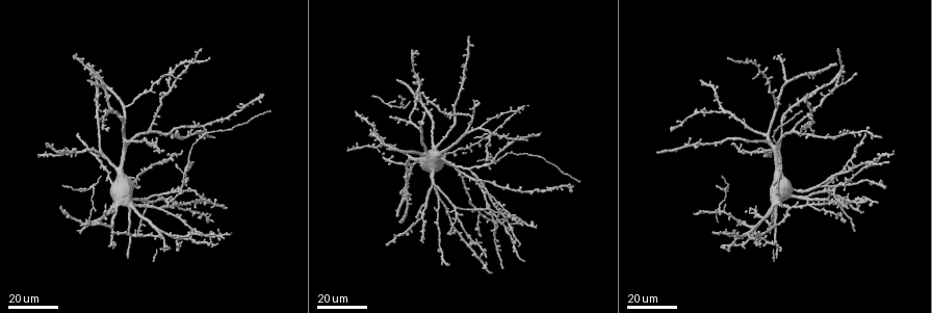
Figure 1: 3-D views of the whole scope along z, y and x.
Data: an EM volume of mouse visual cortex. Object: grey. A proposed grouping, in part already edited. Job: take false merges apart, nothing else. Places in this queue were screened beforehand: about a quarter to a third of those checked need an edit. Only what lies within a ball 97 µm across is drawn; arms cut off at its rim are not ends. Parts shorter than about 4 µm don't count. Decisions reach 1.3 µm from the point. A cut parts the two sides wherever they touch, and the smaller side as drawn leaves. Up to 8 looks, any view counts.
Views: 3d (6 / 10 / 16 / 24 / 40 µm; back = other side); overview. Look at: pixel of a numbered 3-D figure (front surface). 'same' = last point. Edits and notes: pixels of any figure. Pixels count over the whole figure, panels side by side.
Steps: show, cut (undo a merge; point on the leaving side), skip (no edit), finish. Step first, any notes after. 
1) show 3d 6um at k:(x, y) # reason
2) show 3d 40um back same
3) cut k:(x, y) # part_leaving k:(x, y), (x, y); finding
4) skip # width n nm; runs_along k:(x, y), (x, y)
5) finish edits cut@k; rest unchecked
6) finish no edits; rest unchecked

show 3d 24um at 1:(172, 71) # thin arm on a thick one

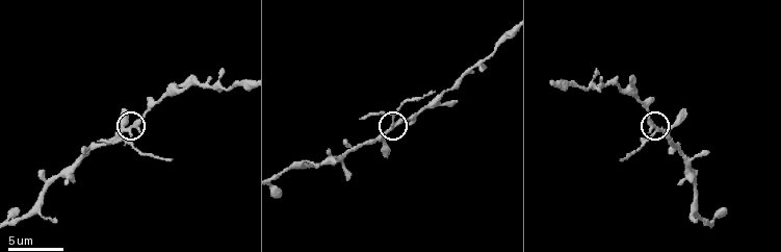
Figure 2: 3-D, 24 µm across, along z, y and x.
show 3d 6um at 2:(655, 127)

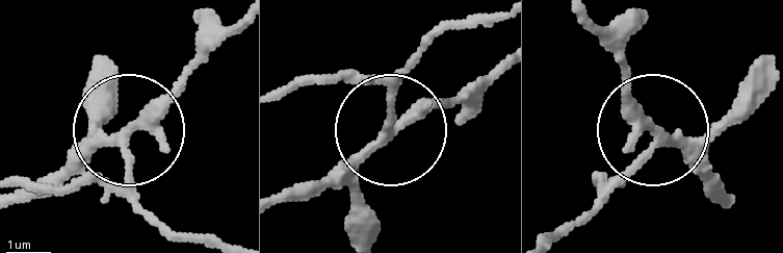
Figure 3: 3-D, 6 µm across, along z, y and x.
cut 3:(101, 201) # part_leaving 3:(126, 157), (129, 187), (159, 221), (215, 243); a second cell is stuck on

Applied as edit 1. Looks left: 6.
show overview # redraw

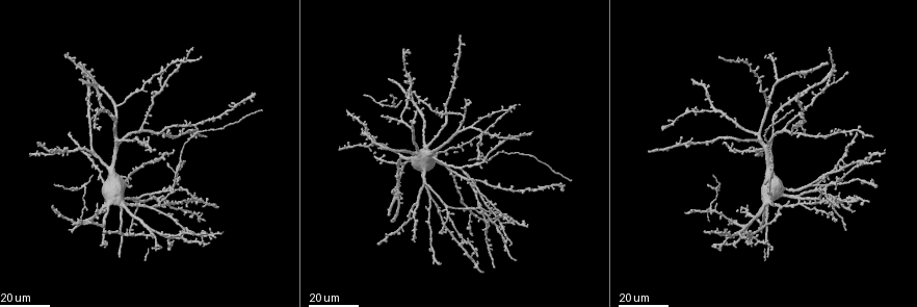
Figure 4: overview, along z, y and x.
show 3d 24um at 4:(160, 133) # four or more arms meet

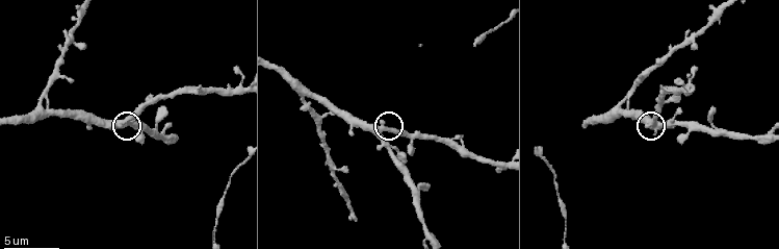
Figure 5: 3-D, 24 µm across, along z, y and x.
show 3d 6um at 5:(660, 125)

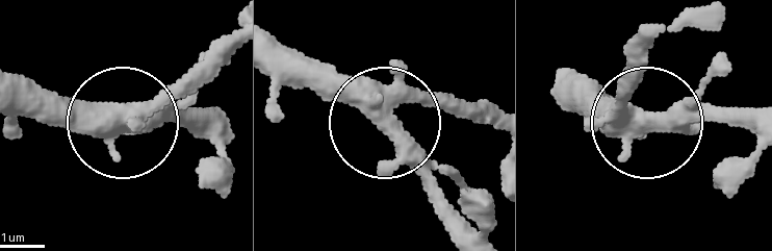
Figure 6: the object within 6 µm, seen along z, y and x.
skip # width 420 nm; all the same cell

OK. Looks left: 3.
show 3d 16um at 4:(403, 120) # four-way junction

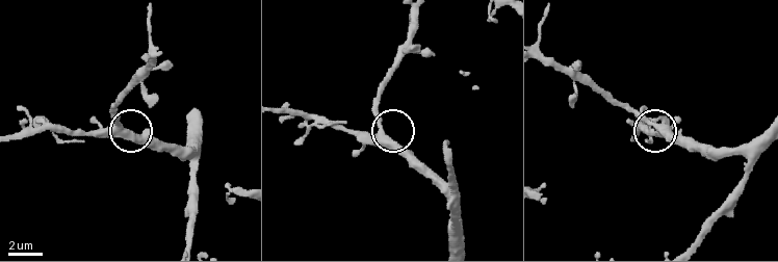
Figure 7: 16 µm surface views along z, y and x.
show 3d 6um at 7:(117, 126)

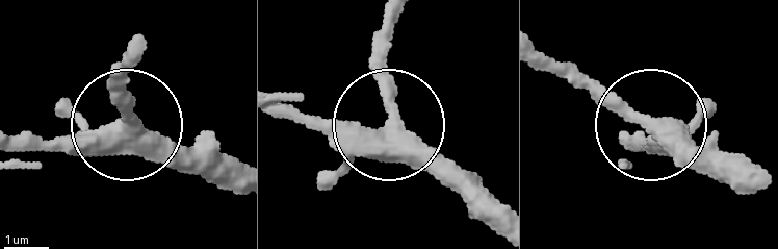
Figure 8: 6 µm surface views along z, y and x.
skip # width 410 nm; runs_along 8:(495, 225), (394, 128), (275, 114); one cell here

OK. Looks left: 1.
finish edits cut@3; rest unchecked

